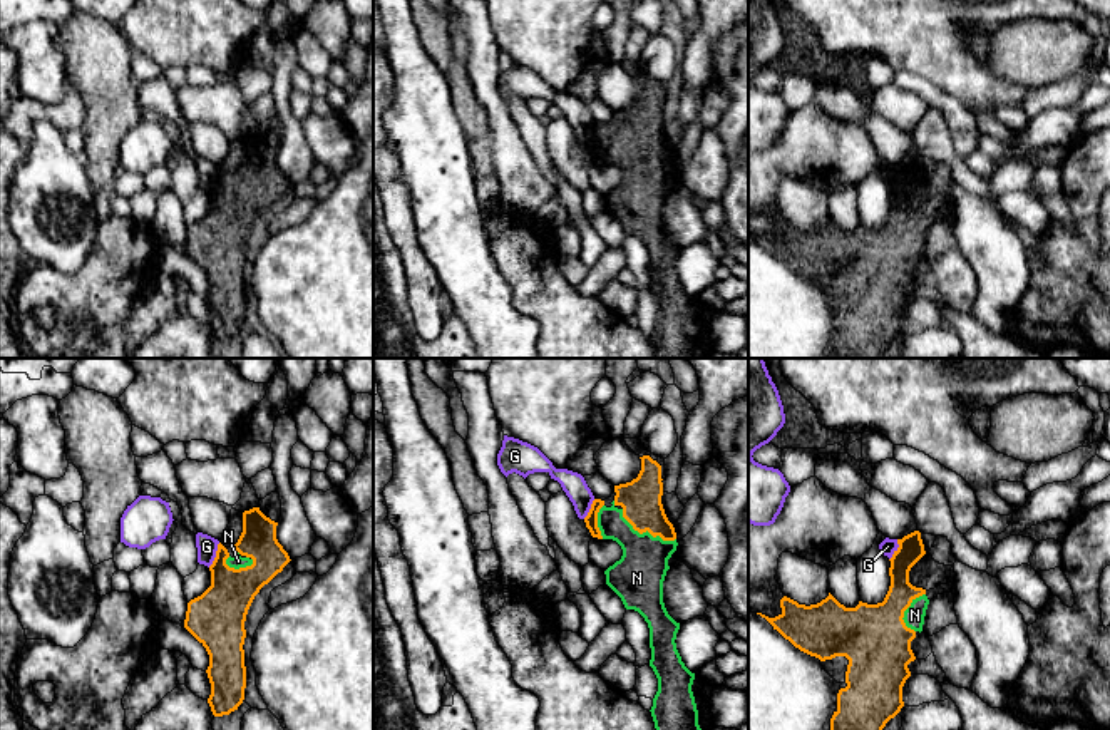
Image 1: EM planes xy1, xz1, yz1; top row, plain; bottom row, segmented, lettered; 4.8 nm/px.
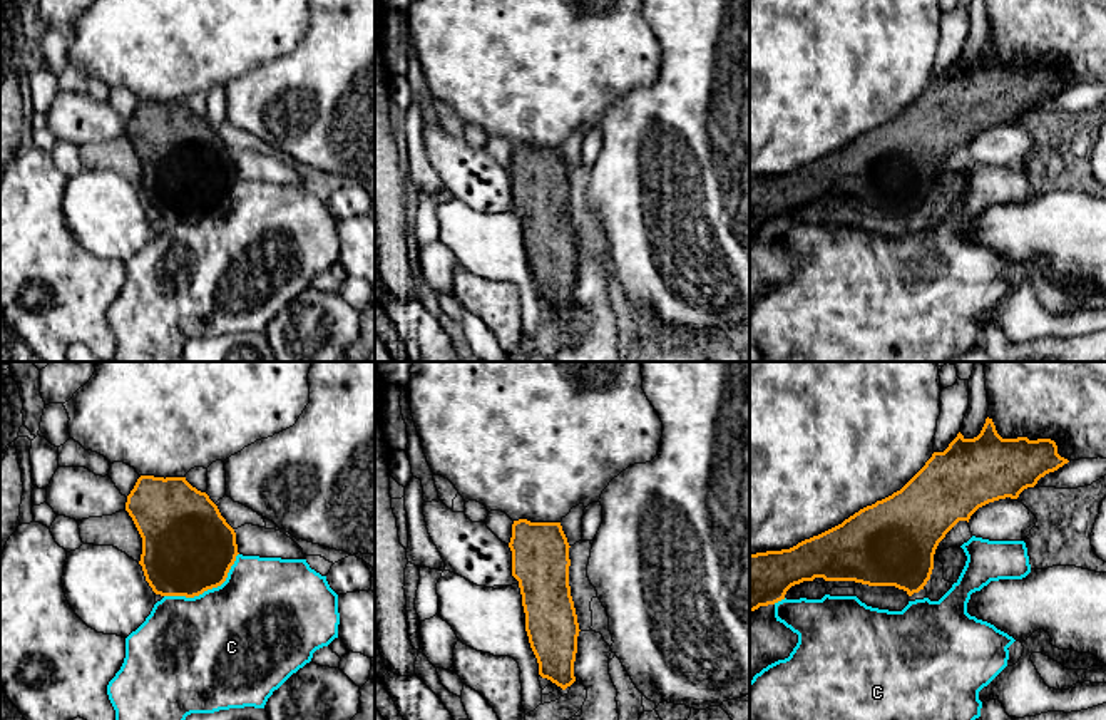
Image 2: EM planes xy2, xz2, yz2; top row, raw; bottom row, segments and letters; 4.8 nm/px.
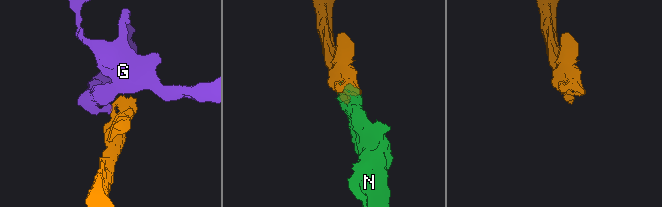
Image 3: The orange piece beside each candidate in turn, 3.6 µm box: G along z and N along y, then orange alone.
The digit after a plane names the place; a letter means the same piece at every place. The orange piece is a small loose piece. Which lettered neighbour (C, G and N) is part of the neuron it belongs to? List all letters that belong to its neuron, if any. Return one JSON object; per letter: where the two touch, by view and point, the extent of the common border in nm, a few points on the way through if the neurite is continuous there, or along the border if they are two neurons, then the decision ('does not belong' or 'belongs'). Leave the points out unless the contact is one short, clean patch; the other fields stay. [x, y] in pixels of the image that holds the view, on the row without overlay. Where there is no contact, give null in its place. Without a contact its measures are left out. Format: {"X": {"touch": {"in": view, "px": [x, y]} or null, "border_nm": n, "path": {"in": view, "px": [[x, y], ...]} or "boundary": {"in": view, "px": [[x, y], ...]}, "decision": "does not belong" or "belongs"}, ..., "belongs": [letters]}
{"C": {"touch": {"in": "xy2", "px": [208, 213]}, "border_nm": 420, "decision": "does not belong"}, "G": {"touch": {"in": "xy1", "px": [216, 179]}, "border_nm": 130, "boundary": {"in": "xy1", "px": [[220, 168], [215, 185], [208, 191]]}, "decision": "does not belong"}, "N": {"touch": {"in": "xz1", "px": [645, 156]}, "border_nm": 300, "decision": "belongs"}, "belongs": ["N"]}

